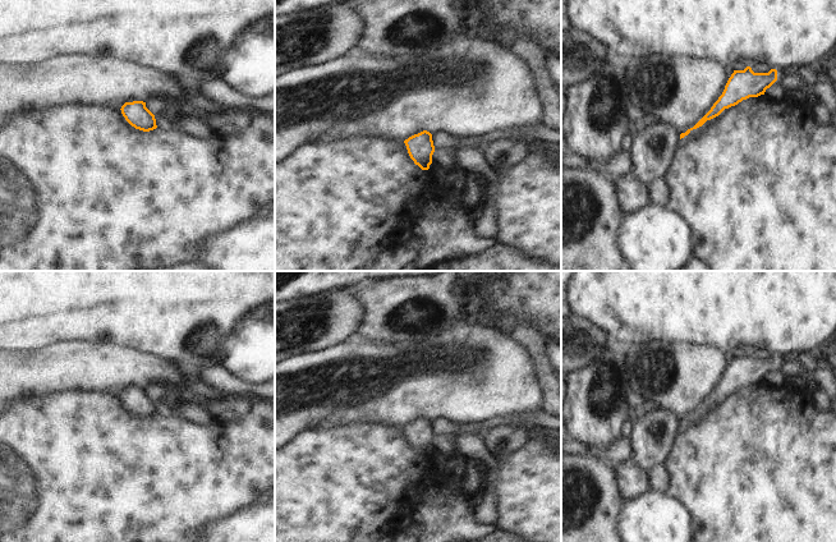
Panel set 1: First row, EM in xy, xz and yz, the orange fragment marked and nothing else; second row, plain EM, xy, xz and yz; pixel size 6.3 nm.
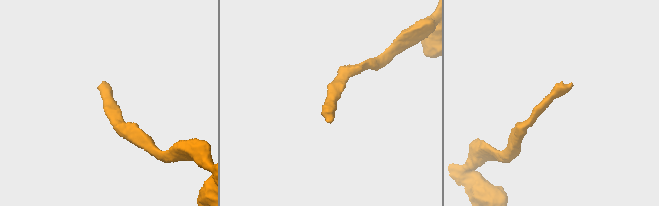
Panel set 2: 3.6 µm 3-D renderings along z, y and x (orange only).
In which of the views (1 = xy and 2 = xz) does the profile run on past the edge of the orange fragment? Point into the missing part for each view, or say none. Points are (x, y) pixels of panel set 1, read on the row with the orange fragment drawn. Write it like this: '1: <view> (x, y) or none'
1: none
2: none

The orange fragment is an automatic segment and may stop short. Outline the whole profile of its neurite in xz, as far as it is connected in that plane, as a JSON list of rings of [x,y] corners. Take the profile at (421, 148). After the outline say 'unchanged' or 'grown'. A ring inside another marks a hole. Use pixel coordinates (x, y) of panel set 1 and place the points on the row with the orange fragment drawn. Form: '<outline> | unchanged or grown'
[[[423,130],[405,139],[404,143],[414,164],[422,170],[428,170],[432,164],[432,155],[435,152],[432,134]]] | unchanged

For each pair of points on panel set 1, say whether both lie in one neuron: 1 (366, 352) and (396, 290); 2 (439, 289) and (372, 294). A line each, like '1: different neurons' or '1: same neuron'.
1: different neurons
2: same neuron

